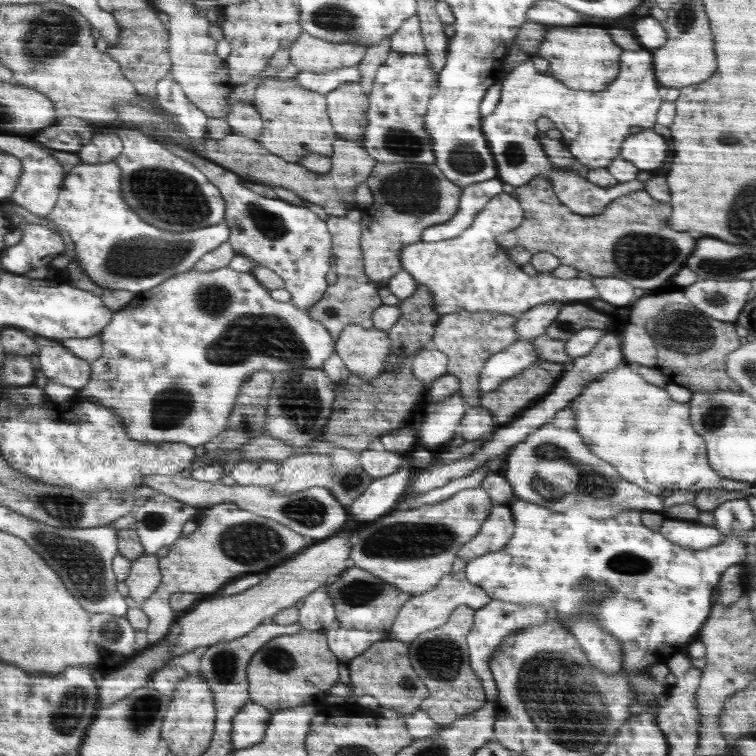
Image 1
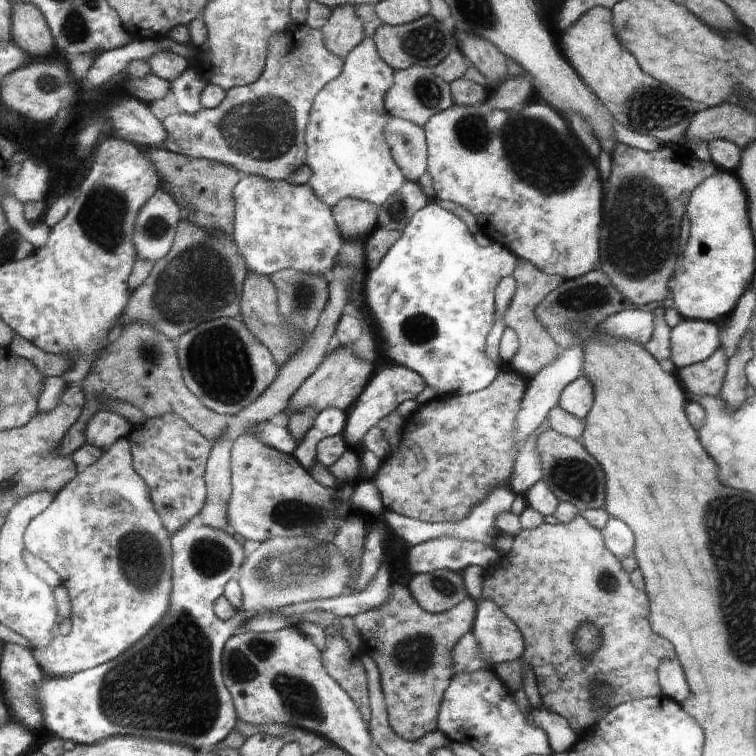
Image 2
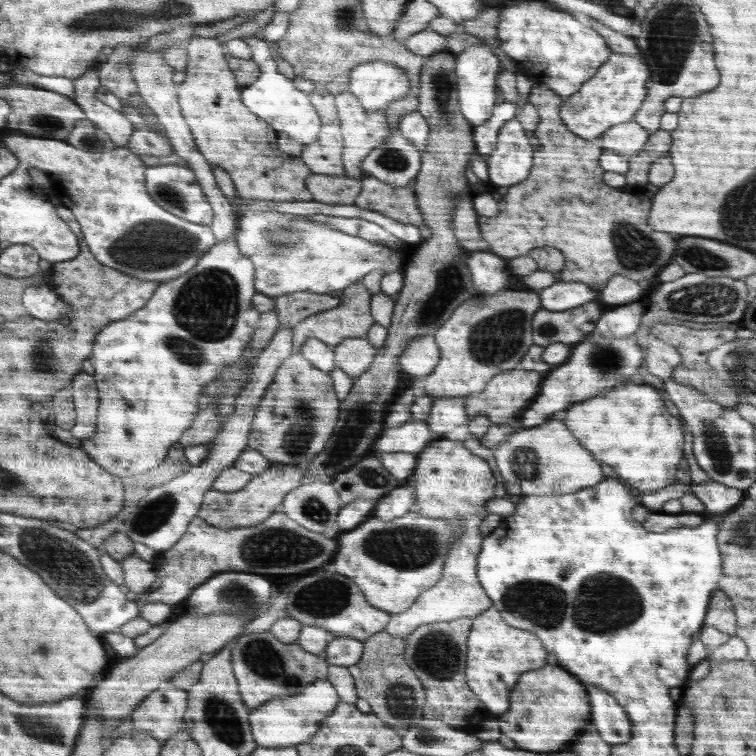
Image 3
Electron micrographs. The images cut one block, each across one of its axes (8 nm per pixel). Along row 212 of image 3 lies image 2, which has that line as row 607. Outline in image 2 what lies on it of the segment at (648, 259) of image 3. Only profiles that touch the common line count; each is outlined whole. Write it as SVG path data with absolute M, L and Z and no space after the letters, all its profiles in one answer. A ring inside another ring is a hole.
M577 515L575 520L567 524L546 524L534 530L522 530L515 536L510 546L504 550L506 562L495 563L486 569L483 583L482 600L492 600L528 639L526 646L526 664L530 666L540 696L544 698L549 712L562 716L577 735L605 716L614 706L622 705L630 700L660 696L662 690L658 686L656 670L664 660L674 660L674 648L668 640L660 640L650 628L648 622L648 598L646 594L634 586L630 575L621 566L619 558L607 550L603 534L586 518ZM582 622L590 622L600 628L603 633L603 646L596 650L590 658L582 658L574 646L574 634ZM594 682L606 682L612 686L614 696L608 708L592 706L594 696L590 696L590 686Z

